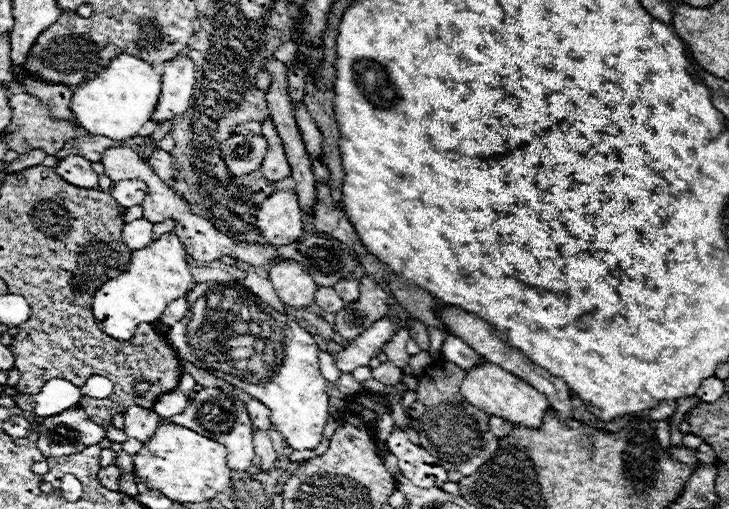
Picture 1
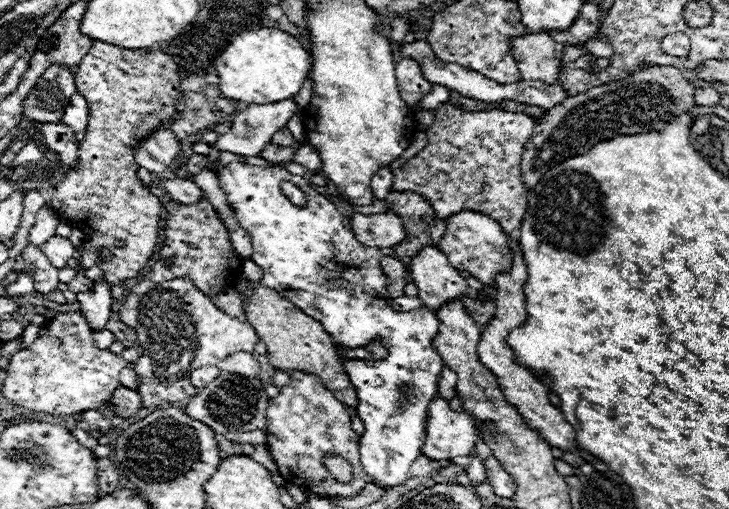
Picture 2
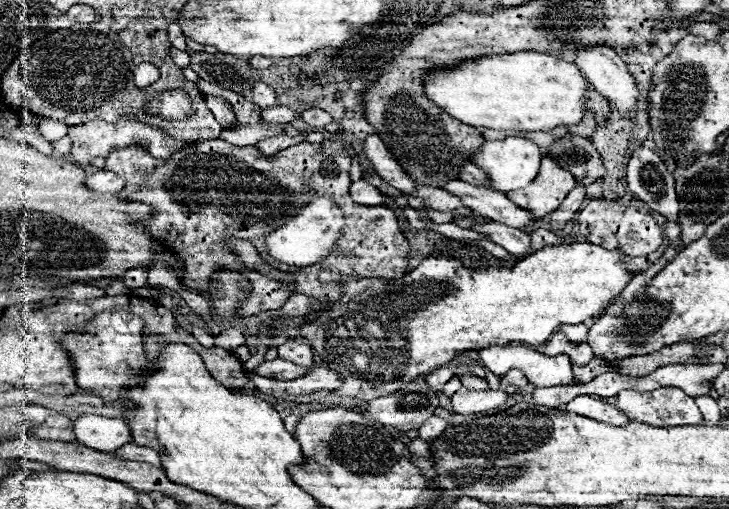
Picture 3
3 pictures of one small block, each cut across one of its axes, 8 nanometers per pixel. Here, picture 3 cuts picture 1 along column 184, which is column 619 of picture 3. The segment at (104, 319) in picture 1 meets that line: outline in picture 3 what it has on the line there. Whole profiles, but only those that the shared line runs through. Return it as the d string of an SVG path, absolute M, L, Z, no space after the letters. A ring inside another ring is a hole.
M570 244L570 246L546 246L530 256L526 256L524 260L518 260L512 266L504 266L504 264L484 264L484 266L464 266L460 260L452 258L450 254L438 254L432 252L428 254L418 268L414 268L410 274L398 278L398 280L390 280L390 278L360 278L360 280L348 280L348 292L344 294L344 298L340 298L328 312L324 312L320 318L316 318L314 322L306 322L300 326L300 336L308 338L312 342L312 348L326 360L328 367L342 374L346 378L344 386L340 390L336 390L336 396L350 396L350 398L358 398L358 400L374 400L378 396L386 396L392 394L396 390L400 390L400 386L404 382L410 382L418 376L430 374L434 372L438 366L444 366L448 362L452 362L460 352L480 352L492 346L506 346L510 342L520 342L520 344L530 344L530 346L542 346L548 342L548 336L560 326L560 324L580 324L590 320L592 316L598 316L614 298L618 298L624 290L624 286L632 280L632 274L626 270L624 266L624 254L618 250L604 250L602 246L596 244Z

